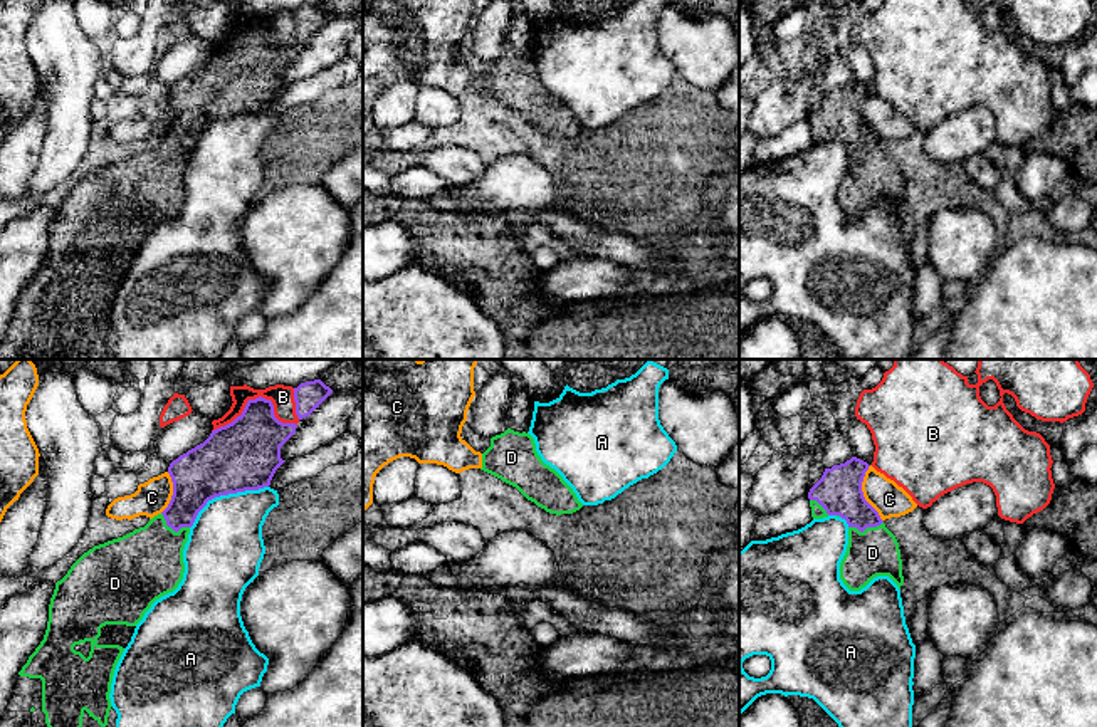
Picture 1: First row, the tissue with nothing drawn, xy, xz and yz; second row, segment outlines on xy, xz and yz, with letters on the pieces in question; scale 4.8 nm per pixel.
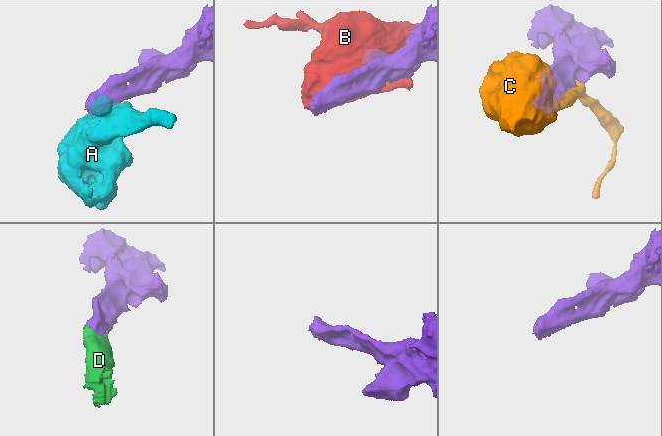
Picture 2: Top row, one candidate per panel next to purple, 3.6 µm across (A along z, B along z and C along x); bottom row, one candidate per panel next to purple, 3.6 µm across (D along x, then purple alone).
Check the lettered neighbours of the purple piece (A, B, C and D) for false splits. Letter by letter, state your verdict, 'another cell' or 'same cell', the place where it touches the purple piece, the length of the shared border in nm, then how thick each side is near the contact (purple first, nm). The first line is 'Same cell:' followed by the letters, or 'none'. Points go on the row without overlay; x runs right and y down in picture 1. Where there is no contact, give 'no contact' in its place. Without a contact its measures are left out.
Same cell: D
A: another cell | xy (224, 118) | 420 nm | 340/360 nm
B: another cell | xy (256, 22) | 400 nm | 300/110 nm
C: another cell | yz (862, 118) | 280 nm | 220/160 nm
D: same cell | xy (172, 151) | 150 nm | 220/340 nm

